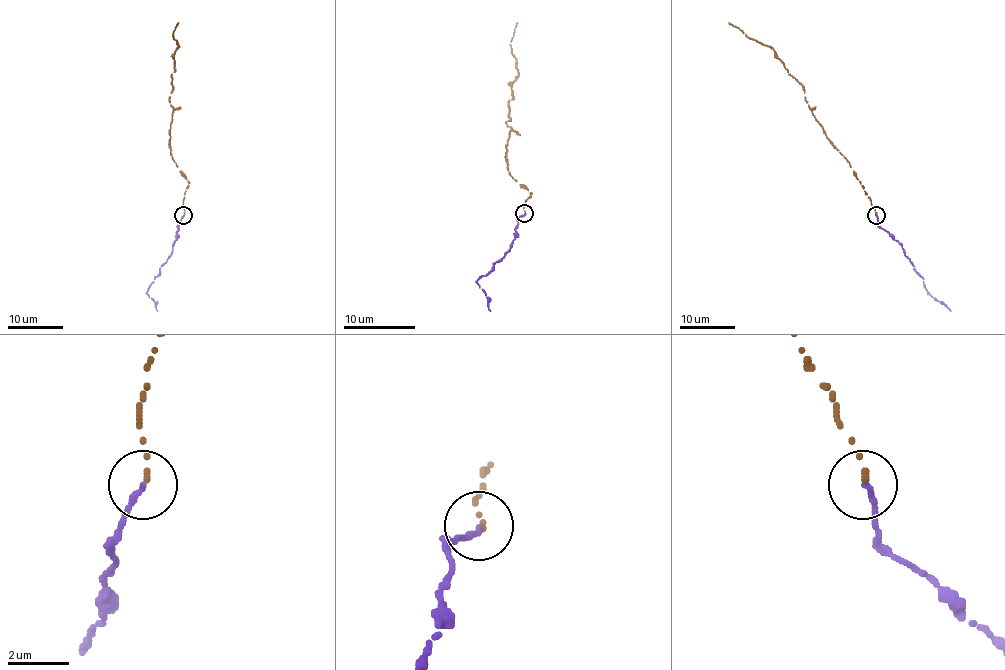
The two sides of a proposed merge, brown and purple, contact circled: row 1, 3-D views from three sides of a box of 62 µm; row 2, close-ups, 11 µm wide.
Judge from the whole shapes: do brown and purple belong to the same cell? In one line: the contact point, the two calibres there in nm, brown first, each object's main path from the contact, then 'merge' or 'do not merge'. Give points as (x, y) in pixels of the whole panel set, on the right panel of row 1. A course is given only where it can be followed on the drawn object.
place (876, 215); calibres 160 and 170 nm; course brown (875, 214), (846, 159), (811, 111), (802, 85), (788, 74), (770, 46), (728, 23); course purple (875, 215), (879, 226), (901, 246), (914, 269), (924, 279), (926, 290), (950, 311); merge

